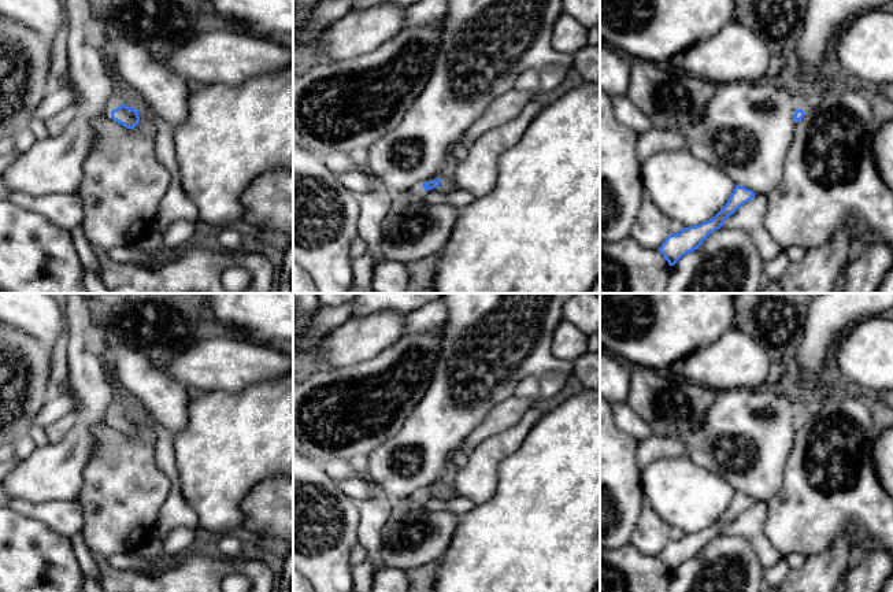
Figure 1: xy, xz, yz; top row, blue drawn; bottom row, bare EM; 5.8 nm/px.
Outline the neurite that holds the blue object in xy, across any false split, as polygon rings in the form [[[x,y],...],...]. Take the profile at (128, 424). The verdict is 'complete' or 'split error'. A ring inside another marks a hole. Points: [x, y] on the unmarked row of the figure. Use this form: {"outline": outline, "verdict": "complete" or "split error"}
{"outline": [[[121,406],[111,408],[110,415],[112,417],[111,425],[125,434],[134,436],[138,432],[138,418],[126,414]]], "verdict": "split error"}

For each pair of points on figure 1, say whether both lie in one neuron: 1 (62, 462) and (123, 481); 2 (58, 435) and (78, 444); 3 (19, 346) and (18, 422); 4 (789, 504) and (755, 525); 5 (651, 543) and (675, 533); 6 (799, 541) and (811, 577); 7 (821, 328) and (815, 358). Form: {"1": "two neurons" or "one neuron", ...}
{"1": "two neurons", "2": "two neurons", "3": "one neuron", "4": "two neurons", "5": "two neurons", "6": "two neurons", "7": "one neuron"}

